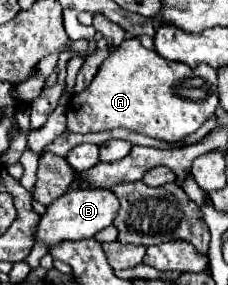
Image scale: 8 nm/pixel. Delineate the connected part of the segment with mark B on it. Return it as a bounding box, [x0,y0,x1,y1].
[35,188,119,246]

